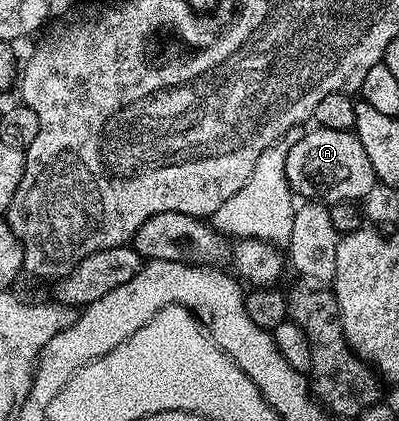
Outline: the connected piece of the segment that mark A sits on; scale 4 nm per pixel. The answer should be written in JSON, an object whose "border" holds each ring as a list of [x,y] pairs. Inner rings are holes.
{"border":[[[313,127],[310,133],[302,132],[300,139],[289,145],[287,177],[294,194],[302,193],[305,199],[324,198],[329,203],[360,202],[379,183],[356,133],[320,127]]]}

